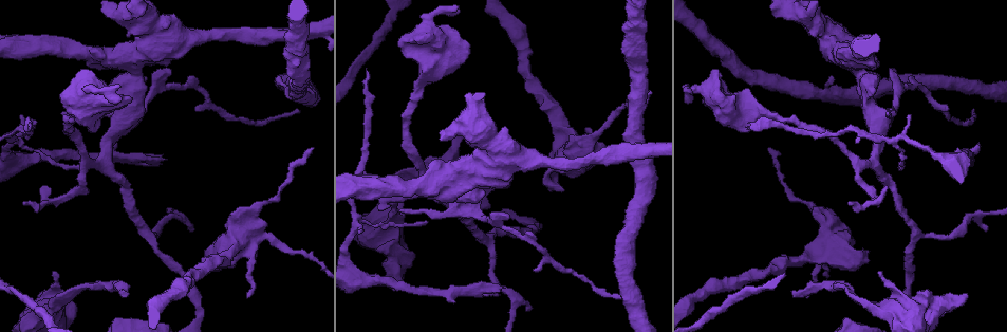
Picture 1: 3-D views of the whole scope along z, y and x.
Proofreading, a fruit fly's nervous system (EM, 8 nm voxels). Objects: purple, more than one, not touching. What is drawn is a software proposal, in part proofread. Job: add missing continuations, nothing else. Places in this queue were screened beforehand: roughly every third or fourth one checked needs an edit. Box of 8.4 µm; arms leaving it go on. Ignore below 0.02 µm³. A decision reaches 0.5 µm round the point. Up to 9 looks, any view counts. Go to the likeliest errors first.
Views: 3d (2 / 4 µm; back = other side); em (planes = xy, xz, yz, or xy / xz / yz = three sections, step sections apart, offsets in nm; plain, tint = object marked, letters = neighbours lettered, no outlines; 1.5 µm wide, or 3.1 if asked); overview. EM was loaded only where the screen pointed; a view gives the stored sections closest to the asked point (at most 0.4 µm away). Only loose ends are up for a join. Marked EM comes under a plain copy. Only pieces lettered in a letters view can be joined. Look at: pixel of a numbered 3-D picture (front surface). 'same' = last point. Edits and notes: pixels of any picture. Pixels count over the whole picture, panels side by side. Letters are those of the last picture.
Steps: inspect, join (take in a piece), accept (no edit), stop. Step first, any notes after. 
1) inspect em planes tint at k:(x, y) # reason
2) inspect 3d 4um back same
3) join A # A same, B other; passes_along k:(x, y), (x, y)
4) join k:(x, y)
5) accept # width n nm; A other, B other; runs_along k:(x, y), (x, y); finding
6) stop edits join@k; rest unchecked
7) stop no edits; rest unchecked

inspect em yz step 8 letters at 1:(793, 296) # long arm stops here

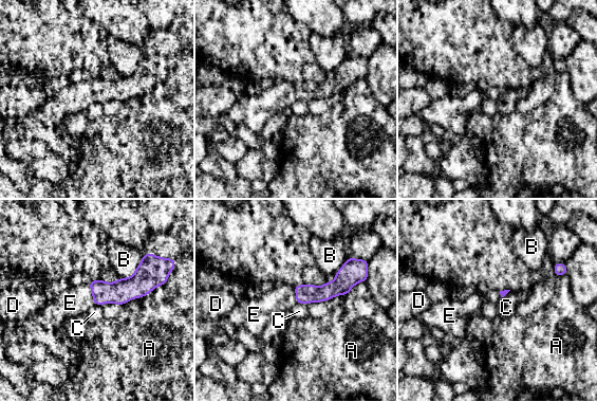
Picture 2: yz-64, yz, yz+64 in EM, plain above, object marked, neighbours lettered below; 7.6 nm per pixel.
inspect em planes letters same # another direction

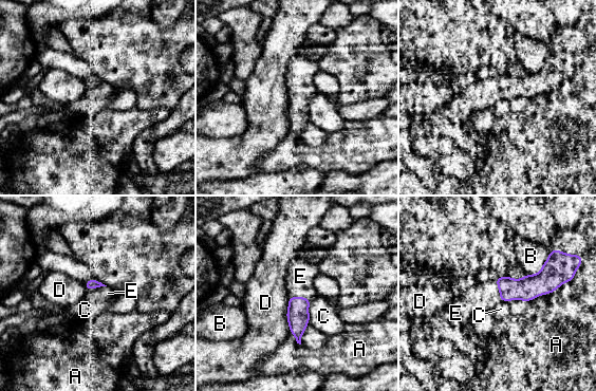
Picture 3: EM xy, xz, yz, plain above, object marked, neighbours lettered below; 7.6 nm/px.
join E # longest_contact A 360 nm; A other, B other, C other, D other, E same; the cell continues

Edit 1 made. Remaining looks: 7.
inspect overview

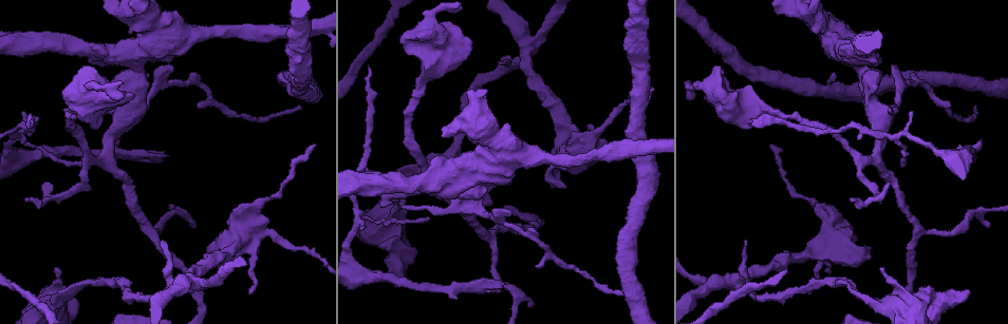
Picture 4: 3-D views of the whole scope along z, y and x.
inspect em xz step 4 tint at 4:(881, 269) # tapers out

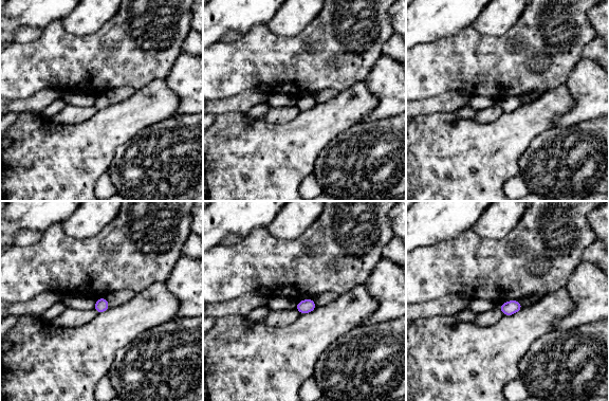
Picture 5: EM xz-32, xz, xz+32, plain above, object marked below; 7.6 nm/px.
inspect em planes letters same

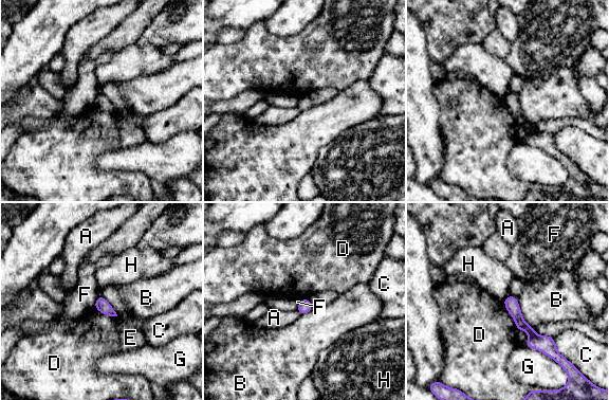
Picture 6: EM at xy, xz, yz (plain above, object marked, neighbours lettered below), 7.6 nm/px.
accept # A other, B other, C other, D other, E other, F other, G other, H other; no lettered piece goes on from it

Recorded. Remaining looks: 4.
inspect em planes tint at 4:(564, 186) # branch stops here

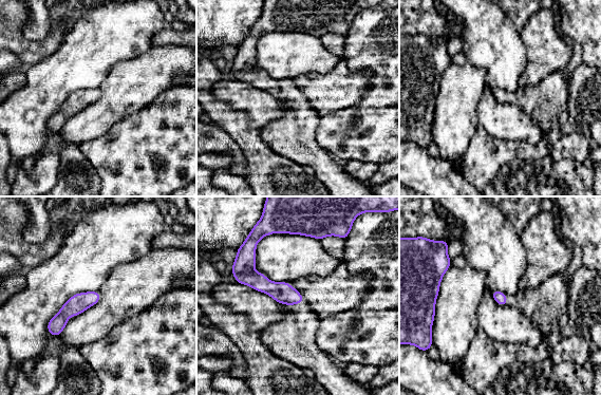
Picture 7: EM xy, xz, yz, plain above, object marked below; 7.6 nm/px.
inspect em planes letters same # see the neighbours

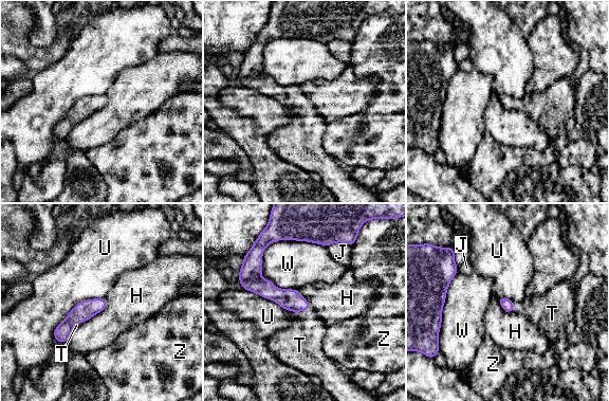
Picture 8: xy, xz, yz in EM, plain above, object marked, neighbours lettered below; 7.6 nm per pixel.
join T # H other, J other, T same, U other, W other, Z other; passes_along 8:(290, 299), (300, 311), (300, 344); it goes on there

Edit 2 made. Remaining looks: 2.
stop edits join@3, join@8; rest unchecked

